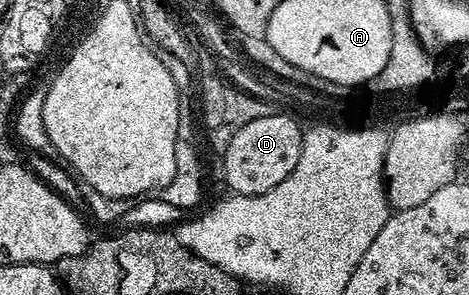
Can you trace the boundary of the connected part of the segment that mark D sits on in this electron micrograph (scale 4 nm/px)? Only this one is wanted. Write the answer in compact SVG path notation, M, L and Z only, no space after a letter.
M277 111L272 115L265 115L264 118L252 119L231 132L225 153L221 154L222 173L226 176L226 185L231 194L239 197L255 197L261 193L272 191L283 179L294 170L302 150L303 126L298 126L294 117L289 117L283 111Z

